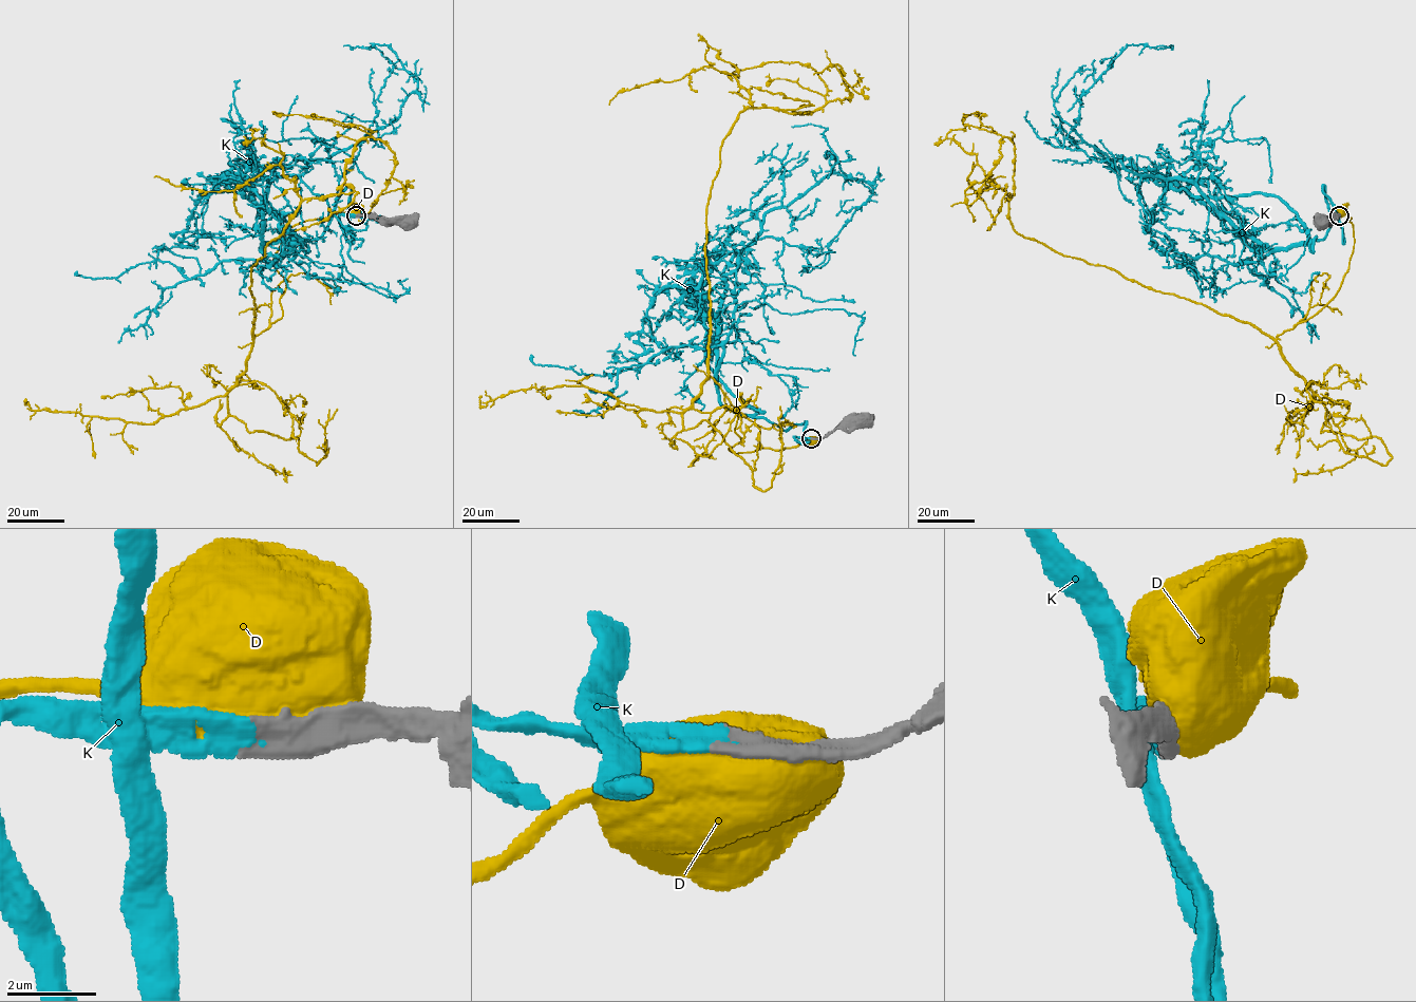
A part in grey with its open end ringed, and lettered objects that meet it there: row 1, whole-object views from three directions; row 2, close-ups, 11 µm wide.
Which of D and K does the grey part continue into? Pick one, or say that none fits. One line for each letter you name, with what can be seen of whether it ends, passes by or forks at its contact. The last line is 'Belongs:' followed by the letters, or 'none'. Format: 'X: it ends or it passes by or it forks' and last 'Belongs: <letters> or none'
K: it ends
Belongs: K

